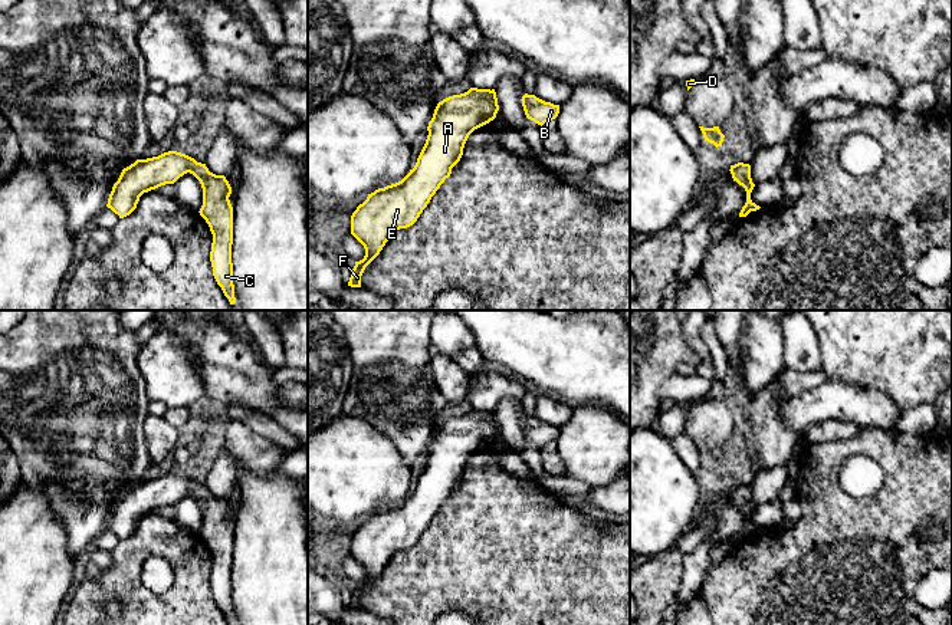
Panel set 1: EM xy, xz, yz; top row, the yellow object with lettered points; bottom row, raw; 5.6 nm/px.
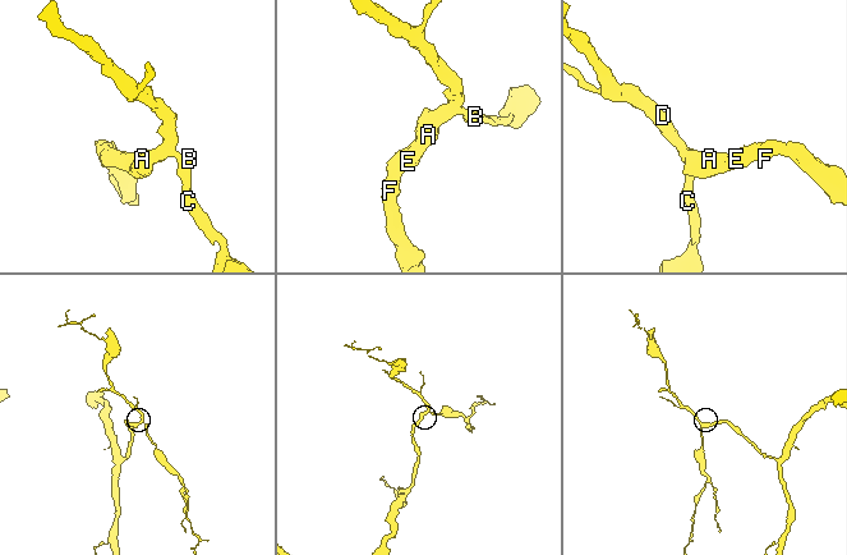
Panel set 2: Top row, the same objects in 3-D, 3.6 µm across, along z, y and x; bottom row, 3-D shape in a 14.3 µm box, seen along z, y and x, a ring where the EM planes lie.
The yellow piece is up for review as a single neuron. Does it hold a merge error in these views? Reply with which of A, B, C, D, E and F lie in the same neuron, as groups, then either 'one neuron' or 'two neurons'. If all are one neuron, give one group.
groups A B C D E F; one neuron

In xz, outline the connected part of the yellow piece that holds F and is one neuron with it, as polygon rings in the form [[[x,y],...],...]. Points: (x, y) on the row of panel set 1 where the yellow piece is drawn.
[[[470,88],[437,103],[429,122],[427,139],[413,170],[398,182],[378,188],[351,216],[351,234],[364,246],[365,256],[355,261],[348,286],[361,287],[365,267],[380,254],[394,231],[413,226],[431,197],[450,177],[452,168],[460,161],[469,135],[496,118],[499,111],[495,89]]]

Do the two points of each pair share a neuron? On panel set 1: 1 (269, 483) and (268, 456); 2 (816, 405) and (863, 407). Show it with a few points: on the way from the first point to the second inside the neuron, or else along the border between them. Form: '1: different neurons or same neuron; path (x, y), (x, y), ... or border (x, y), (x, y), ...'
1: different neurons; border (245, 467), (253, 470), (273, 469)
2: same neuron; path (827, 405), (852, 405)

